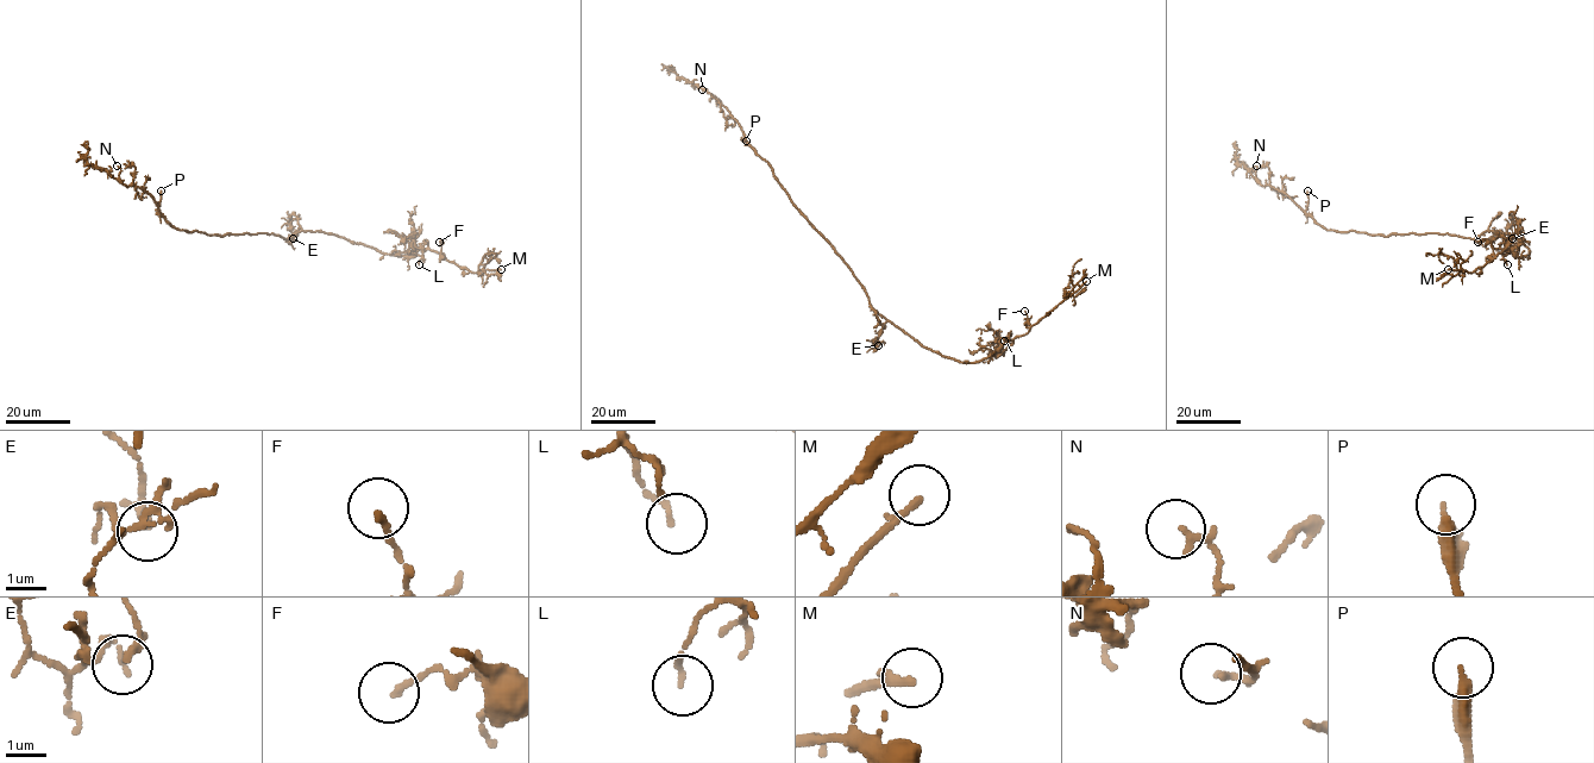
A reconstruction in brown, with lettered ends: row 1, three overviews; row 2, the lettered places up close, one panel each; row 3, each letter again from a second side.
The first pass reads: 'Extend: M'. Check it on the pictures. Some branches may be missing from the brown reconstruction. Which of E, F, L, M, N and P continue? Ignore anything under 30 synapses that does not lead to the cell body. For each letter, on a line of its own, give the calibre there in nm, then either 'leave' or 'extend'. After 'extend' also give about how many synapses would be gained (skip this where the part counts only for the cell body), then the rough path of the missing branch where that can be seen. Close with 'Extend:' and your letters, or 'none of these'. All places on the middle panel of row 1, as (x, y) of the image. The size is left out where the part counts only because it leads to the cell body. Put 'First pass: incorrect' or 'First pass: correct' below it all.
E: calibre 180 nm; leave
F: calibre 140 nm; leave
L: calibre 110 nm; leave
M: calibre 200 nm; extend; course (1086, 281), (1097, 273), (1091, 293), (1070, 331)
N: calibre 180 nm; leave
P: calibre 300 nm; leave
Extend: M
First pass: correct

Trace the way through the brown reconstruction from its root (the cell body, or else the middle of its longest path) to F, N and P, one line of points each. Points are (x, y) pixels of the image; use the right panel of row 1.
F: (1451, 236), (1500, 231), (1529, 254), (1506, 249), (1494, 257), (1489, 242), (1478, 242)
N: (1451, 236), (1382, 236), (1325, 230), (1285, 194), (1261, 186), (1255, 177), (1256, 166)
P: (1451, 236), (1382, 236), (1328, 230), (1305, 212), (1307, 191)

